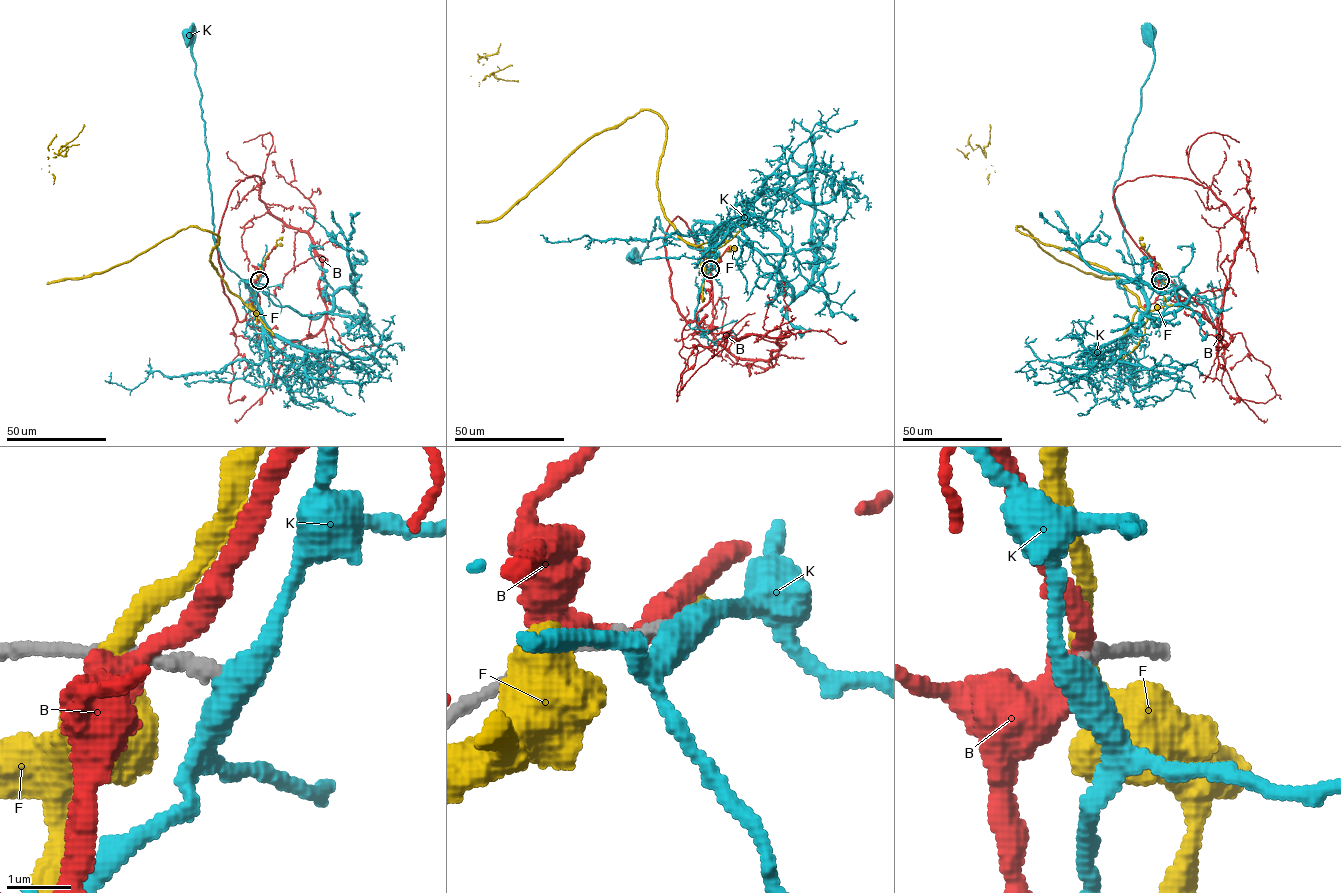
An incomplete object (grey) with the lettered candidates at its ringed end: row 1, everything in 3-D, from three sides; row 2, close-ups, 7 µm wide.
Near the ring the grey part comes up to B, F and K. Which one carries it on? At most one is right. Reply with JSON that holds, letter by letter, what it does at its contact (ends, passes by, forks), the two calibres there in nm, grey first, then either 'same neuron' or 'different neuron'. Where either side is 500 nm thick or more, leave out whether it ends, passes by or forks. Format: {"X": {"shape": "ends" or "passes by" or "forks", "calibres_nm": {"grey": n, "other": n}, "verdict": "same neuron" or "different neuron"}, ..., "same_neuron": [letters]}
{"B": {"shape": "passes by", "calibres_nm": {"grey": 280, "other": 400}, "verdict": "different neuron"}, "F": {"shape": "passes by", "calibres_nm": {"grey": 180, "other": 340}, "verdict": "different neuron"}, "K": {"shape": "passes by", "calibres_nm": {"grey": 200, "other": 420}, "verdict": "same neuron"}, "same_neuron": ["K"]}

